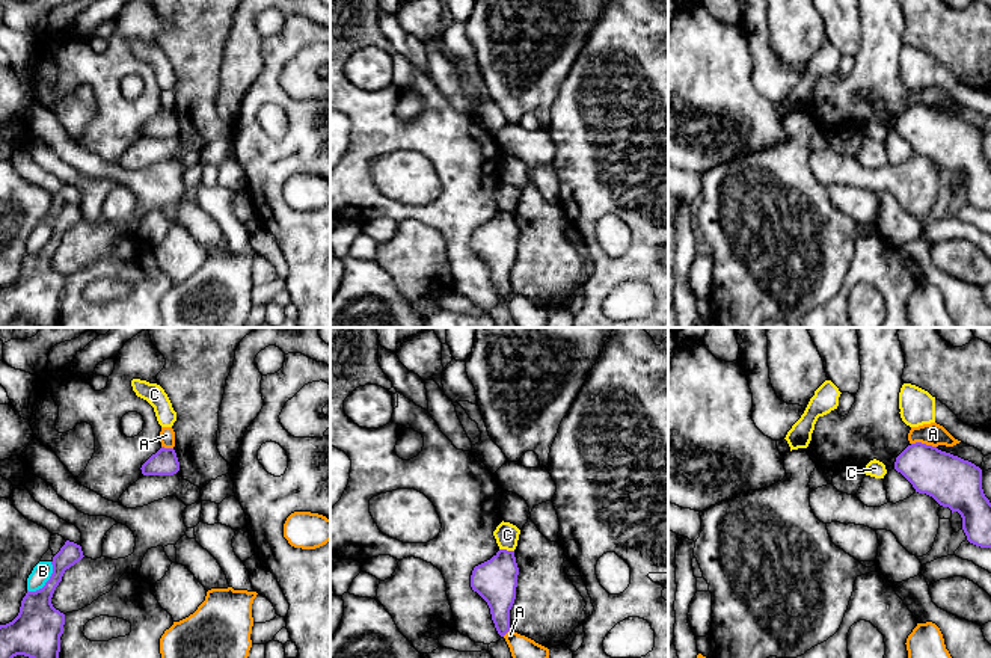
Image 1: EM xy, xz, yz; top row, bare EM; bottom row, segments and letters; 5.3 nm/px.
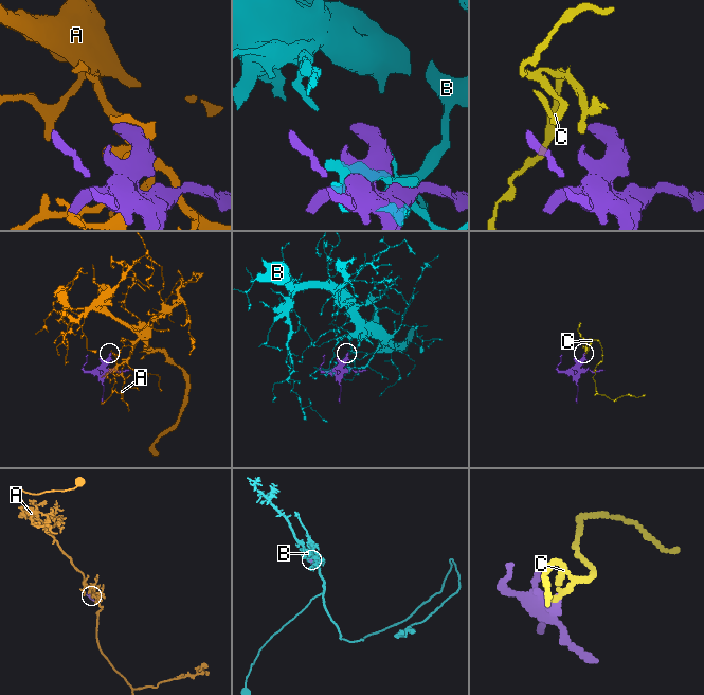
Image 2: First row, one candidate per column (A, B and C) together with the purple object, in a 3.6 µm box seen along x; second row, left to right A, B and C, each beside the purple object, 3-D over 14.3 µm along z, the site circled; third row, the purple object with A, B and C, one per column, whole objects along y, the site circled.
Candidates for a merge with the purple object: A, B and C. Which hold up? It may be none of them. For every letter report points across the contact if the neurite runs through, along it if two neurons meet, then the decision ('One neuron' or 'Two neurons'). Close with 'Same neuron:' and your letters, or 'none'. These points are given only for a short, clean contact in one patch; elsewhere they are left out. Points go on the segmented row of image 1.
A: Boundary: yz (911, 442), (925, 442), (935, 447). Two neurons
B: Two neurons
C: Boundary: xz (500, 548), (513, 551). Two neurons
Same neuron: none

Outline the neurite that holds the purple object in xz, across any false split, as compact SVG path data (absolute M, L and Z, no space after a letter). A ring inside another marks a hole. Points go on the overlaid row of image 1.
M499 549L490 560L474 567L471 587L489 605L501 637L510 631L510 610L516 599L519 567L514 551Z

